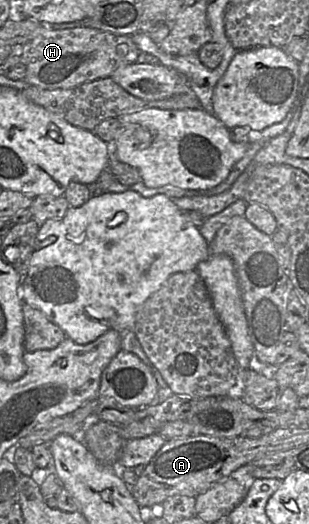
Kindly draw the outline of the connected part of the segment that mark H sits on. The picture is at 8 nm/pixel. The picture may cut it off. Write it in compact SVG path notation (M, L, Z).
M86 26L46 29L23 44L19 54L26 66L24 81L41 89L71 89L85 82L110 77L121 66L136 62L141 51L129 35Z

